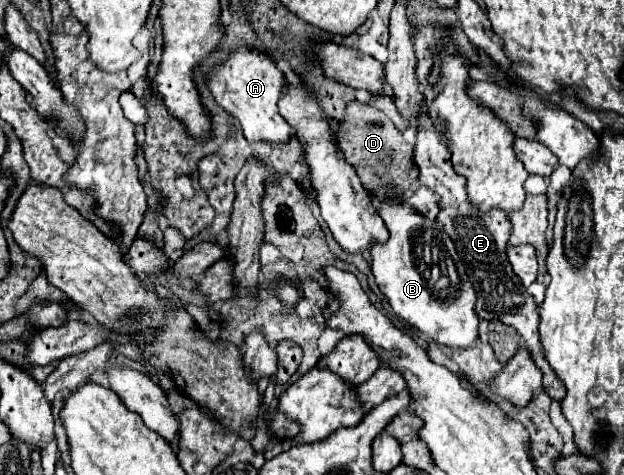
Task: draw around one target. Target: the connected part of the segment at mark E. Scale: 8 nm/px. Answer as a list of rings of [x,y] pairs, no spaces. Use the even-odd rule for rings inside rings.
[[[427,110],[423,116],[419,116],[419,128],[417,128],[417,144],[415,144],[415,164],[421,170],[421,184],[431,188],[435,194],[439,194],[439,216],[437,222],[443,224],[445,232],[451,236],[461,260],[467,266],[467,276],[471,278],[475,292],[477,292],[477,314],[485,320],[501,320],[503,324],[513,326],[521,338],[525,340],[525,346],[531,350],[535,364],[543,370],[543,386],[549,386],[549,396],[555,400],[561,400],[565,396],[563,384],[551,372],[551,366],[547,364],[541,342],[539,342],[539,308],[533,300],[533,296],[525,290],[521,280],[513,274],[511,264],[507,262],[505,248],[511,232],[511,222],[503,210],[491,210],[487,214],[479,212],[473,204],[467,200],[465,192],[465,180],[463,176],[455,174],[451,166],[451,150],[447,148],[449,140],[443,140],[439,132],[435,132],[435,124],[431,124],[431,116],[427,116]]]

